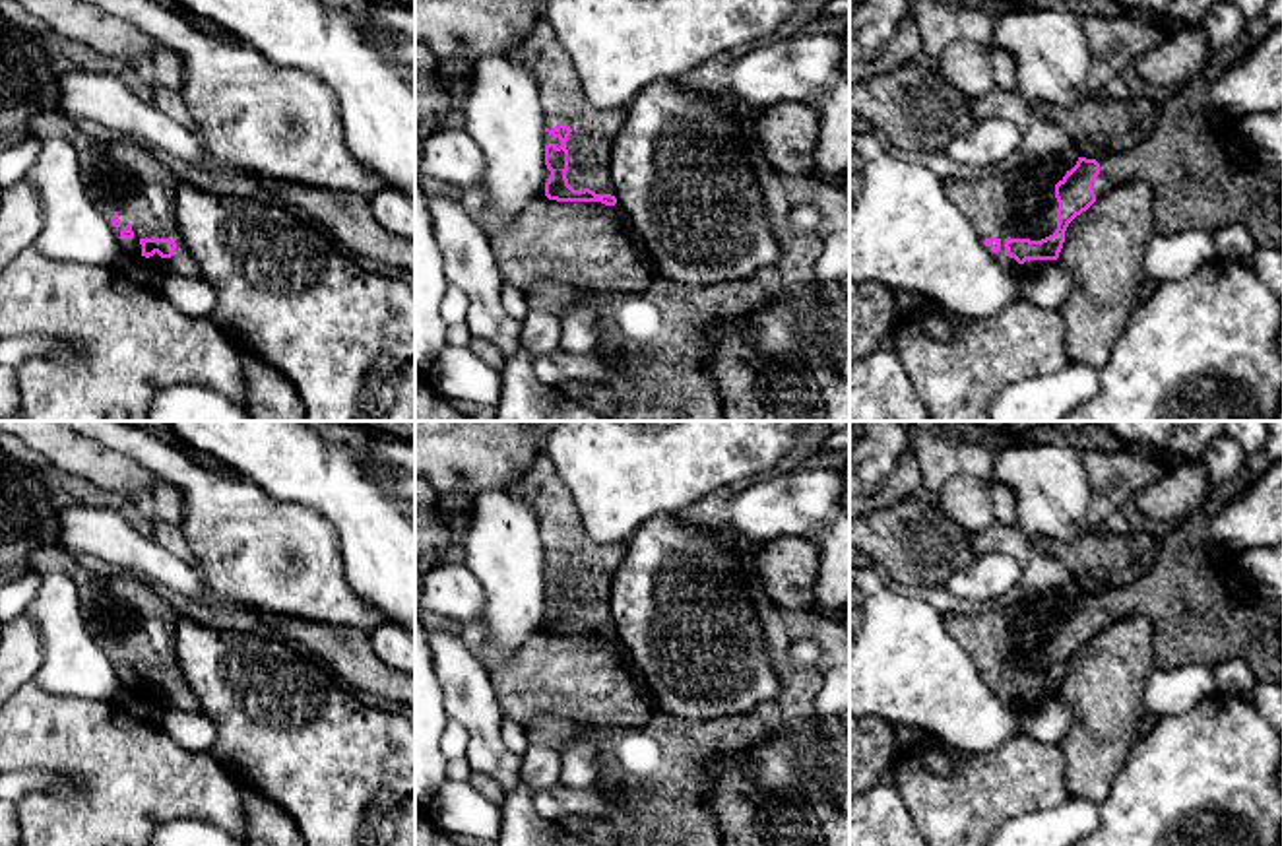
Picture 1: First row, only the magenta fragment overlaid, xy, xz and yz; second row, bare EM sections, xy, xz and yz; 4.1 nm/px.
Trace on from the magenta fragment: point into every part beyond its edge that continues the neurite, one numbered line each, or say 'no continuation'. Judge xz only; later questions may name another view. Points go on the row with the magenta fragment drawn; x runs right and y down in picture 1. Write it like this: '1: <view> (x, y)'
1: xz (563, 99)

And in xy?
1: xy (121, 175)

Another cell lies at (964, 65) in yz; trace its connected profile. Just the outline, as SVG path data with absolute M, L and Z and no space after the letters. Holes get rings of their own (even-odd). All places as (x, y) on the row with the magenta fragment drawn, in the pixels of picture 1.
M954 41L935 60L946 83L958 89L968 101L987 95L993 83L989 52L974 41Z

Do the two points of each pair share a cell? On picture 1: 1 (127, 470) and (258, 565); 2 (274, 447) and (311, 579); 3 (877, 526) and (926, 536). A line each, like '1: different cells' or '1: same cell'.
1: different cells
2: different cells
3: same cell

